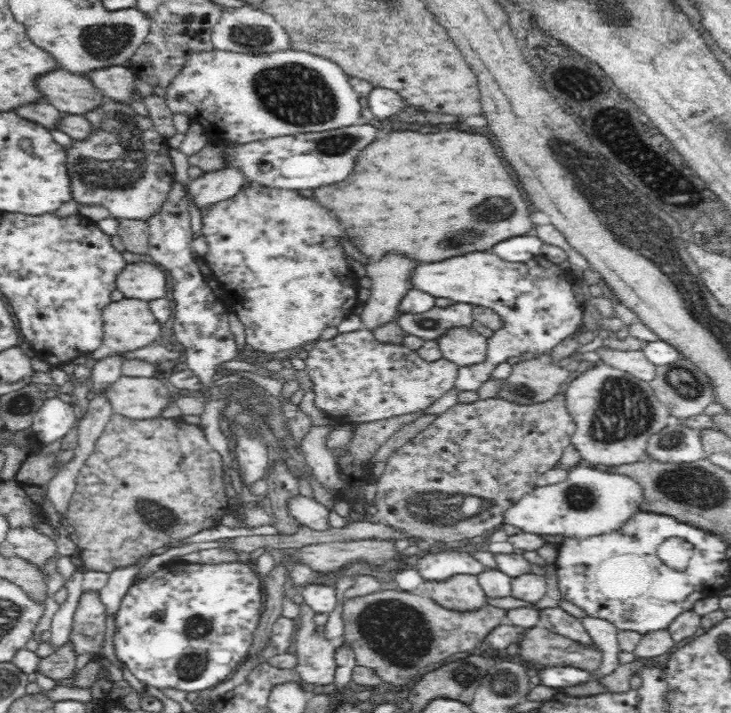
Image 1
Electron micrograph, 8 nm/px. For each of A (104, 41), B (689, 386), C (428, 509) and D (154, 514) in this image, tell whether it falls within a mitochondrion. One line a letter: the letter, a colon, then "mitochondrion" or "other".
A: mitochondrion
B: mitochondrion
C: mitochondrion
D: mitochondrion

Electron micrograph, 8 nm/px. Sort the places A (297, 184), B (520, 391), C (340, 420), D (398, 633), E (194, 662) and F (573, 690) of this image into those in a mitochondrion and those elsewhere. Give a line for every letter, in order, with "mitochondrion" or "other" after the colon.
A: other
B: mitochondrion
C: other
D: mitochondrion
E: mitochondrion
F: other

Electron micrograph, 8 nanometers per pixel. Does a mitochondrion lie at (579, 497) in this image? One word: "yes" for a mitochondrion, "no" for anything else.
yes

